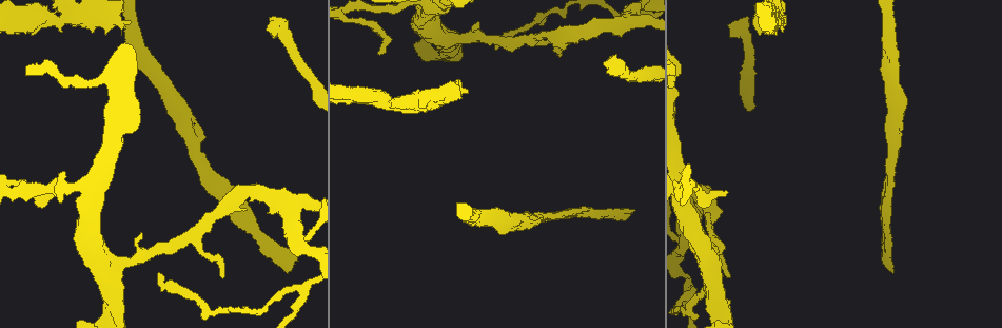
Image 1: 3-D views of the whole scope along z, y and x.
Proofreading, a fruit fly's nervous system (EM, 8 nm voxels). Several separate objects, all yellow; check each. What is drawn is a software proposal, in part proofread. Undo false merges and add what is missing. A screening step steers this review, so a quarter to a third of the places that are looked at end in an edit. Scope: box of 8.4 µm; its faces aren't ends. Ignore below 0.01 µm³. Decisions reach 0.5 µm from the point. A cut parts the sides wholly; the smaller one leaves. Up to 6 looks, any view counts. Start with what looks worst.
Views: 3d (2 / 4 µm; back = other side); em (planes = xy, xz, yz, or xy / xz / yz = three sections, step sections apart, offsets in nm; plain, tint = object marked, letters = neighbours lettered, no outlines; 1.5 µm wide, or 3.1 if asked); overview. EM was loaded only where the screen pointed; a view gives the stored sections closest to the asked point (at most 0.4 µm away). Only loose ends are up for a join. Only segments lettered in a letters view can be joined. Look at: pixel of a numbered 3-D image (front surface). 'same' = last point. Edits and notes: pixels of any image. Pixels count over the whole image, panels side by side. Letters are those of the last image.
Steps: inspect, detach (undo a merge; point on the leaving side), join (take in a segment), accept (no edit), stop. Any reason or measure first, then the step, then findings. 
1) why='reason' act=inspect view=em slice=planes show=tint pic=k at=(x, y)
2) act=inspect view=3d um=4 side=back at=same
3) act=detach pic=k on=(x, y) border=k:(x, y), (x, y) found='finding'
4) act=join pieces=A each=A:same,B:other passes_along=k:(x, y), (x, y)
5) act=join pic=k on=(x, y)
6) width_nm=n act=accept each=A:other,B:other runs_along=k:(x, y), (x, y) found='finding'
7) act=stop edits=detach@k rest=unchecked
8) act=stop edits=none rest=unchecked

why='tapers out' act=inspect view=3d um=4 pic=1 at=(891, 269)

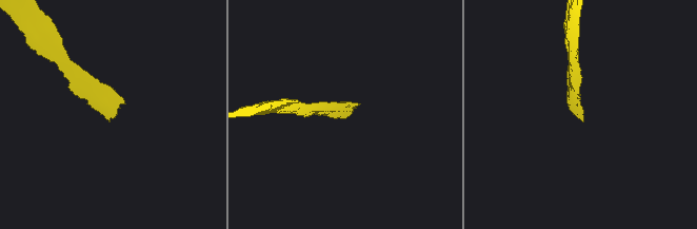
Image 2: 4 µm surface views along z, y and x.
why='need the tissue' act=inspect view=em slice=planes show=letters pic=2 at=(343, 118)

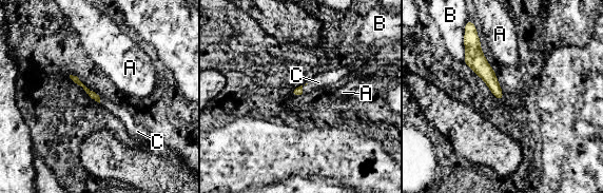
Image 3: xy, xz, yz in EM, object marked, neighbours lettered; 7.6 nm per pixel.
act=join pieces=C each=A:other,B:other,C:same found='it goes on there'

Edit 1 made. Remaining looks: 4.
act=inspect view=overview

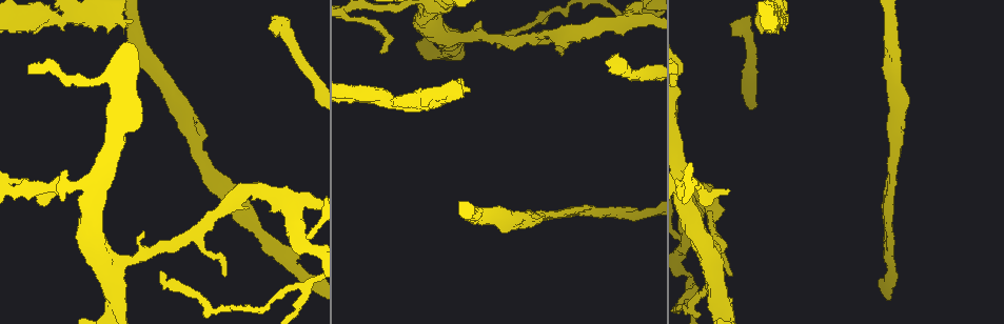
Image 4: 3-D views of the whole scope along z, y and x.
why='an open end' act=inspect view=em slice=planes show=letters pic=4 at=(463, 86)

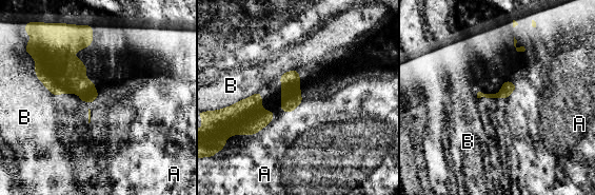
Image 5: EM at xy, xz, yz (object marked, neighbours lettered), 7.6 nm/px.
act=accept each=A:other,B:other border=5:(517, 86), (509, 97), (477, 98) found='none of them fits'

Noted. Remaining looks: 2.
why='long arm stops here' act=inspect view=3d um=2 side=back pic=4 at=(498, 47)

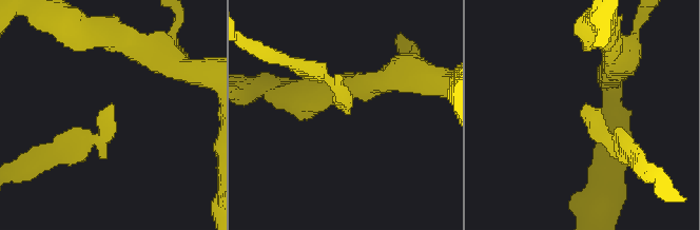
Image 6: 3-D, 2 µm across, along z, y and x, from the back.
act=inspect view=em slice=planes show=letters pic=6 at=(112, 104)

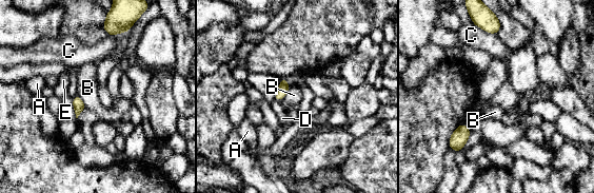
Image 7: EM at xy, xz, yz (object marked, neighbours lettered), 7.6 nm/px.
width_nm=80 act=accept each=A:other,B:other,C:other,D:other,E:other border=7:(275, 98), (280, 101) found='none of them fits'

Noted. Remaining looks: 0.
act=stop edits=join@3 rest=unchecked

